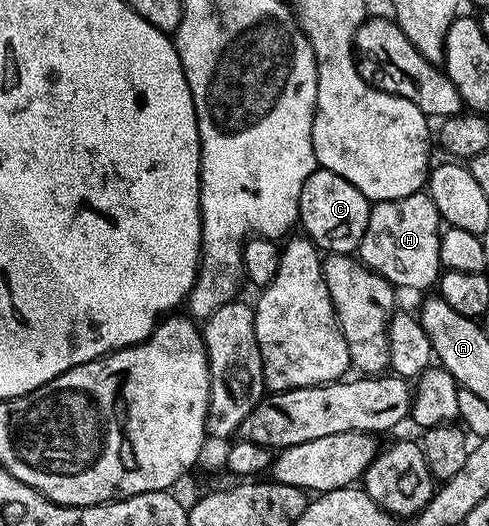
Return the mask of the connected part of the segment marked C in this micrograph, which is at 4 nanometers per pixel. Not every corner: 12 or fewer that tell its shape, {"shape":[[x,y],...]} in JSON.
{"shape":[[317,168],[299,197],[302,233],[327,254],[354,255],[372,203]]}

